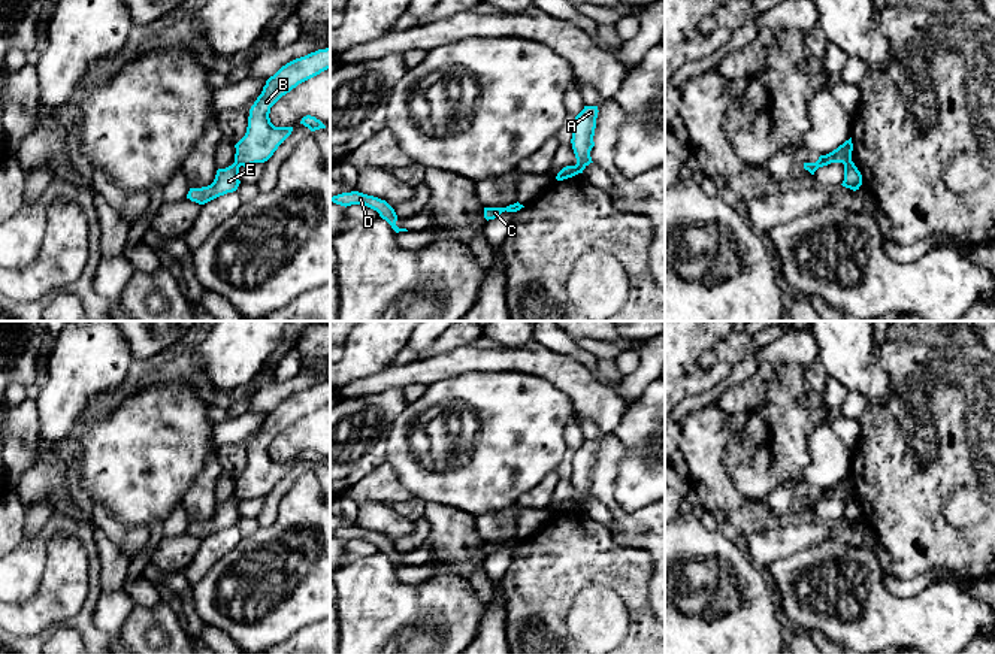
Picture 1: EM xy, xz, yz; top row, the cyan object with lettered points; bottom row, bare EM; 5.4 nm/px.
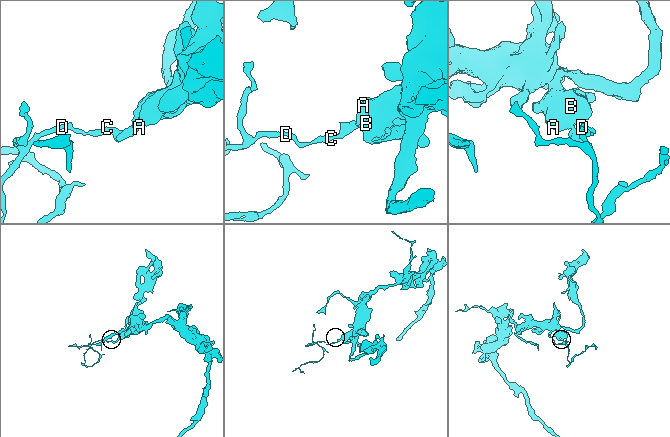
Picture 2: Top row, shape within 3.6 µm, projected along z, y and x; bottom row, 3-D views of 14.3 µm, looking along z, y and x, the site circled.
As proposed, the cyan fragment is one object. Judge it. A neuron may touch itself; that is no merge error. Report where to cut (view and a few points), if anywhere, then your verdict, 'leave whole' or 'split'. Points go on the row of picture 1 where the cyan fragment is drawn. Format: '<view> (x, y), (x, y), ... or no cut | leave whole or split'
xz (574, 166), (580, 172) | split

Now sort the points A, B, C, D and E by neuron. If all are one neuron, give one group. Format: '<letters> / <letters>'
A B / C D E

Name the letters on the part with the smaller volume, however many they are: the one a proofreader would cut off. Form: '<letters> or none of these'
C, D, E

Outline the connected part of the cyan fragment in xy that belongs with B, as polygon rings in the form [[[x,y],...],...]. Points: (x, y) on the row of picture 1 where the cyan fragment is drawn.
[[[330,48],[318,49],[282,66],[266,81],[261,94],[249,109],[245,136],[235,145],[235,161],[244,167],[267,161],[291,134],[293,127],[275,127],[270,108],[299,84],[330,69]]]

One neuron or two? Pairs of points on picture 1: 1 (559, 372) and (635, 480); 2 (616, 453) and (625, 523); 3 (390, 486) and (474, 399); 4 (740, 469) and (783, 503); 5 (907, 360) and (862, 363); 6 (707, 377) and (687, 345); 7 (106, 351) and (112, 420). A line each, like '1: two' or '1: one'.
1: two
2: one
3: two
4: two
5: two
6: one
7: two

